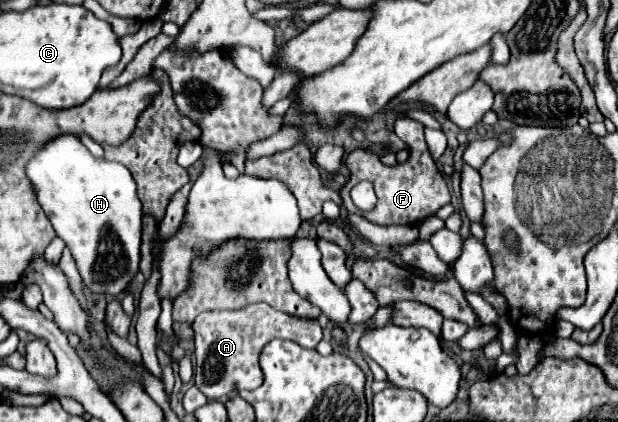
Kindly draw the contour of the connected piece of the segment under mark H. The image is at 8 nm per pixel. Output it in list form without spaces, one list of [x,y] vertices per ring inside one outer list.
[[[58,135],[56,141],[44,143],[44,147],[28,161],[26,175],[36,189],[36,197],[46,217],[50,219],[56,235],[66,243],[76,259],[78,271],[86,287],[94,293],[120,295],[132,277],[138,273],[140,261],[140,233],[142,233],[142,203],[136,195],[136,183],[130,171],[114,161],[96,159],[76,135]]]

